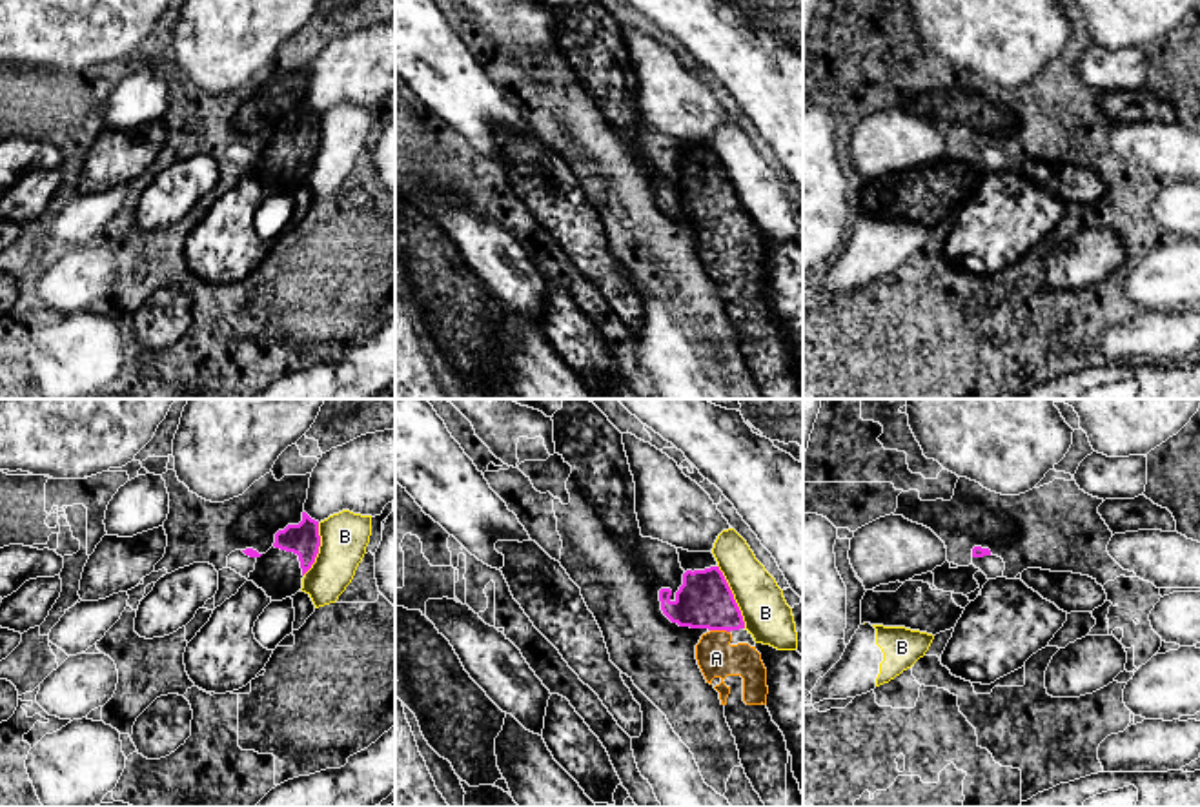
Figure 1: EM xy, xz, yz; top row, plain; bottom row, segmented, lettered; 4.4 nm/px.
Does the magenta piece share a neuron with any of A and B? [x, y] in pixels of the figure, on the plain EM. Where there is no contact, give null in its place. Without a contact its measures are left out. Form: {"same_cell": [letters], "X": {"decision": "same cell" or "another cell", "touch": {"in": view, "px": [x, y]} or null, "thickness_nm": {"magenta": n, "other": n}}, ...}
{"same_cell": ["A"], "A": {"decision": "same cell", "touch": {"in": "xz", "px": [720, 221]}, "thickness_nm": {"magenta": 240, "other": 170}}, "B": {"decision": "another cell", "touch": {"in": "xz", "px": [732, 188]}, "thickness_nm": {"magenta": 240, "other": 200}}}

